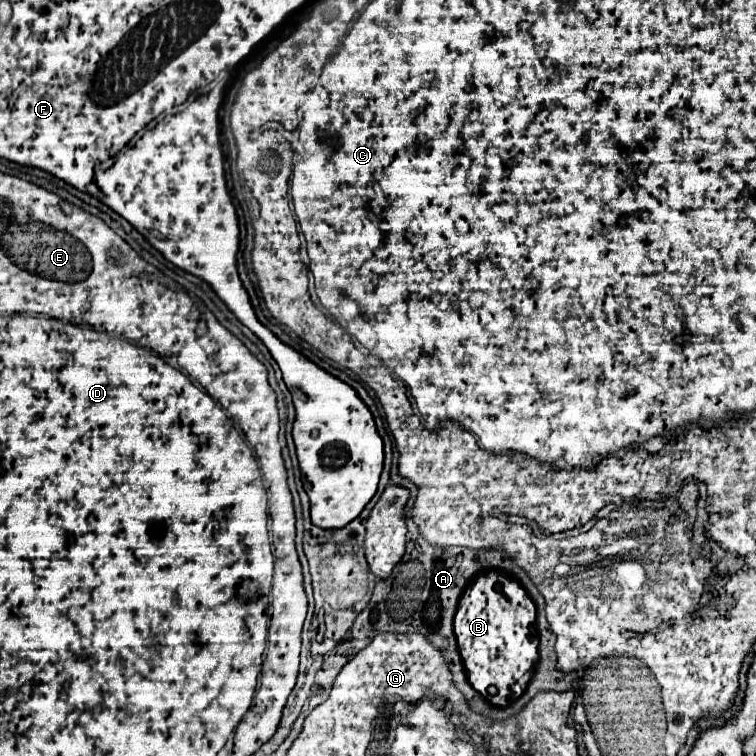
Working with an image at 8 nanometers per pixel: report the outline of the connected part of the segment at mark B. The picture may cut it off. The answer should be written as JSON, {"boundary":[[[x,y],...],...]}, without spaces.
{"boundary":[[[503,571],[479,573],[469,583],[459,601],[459,609],[455,615],[455,639],[459,643],[459,655],[463,659],[467,679],[475,687],[475,691],[481,693],[495,707],[509,707],[517,697],[521,697],[535,673],[539,661],[539,633],[535,617],[535,605],[529,599],[527,591],[519,585],[519,581],[515,581],[511,575],[505,575]]]}

